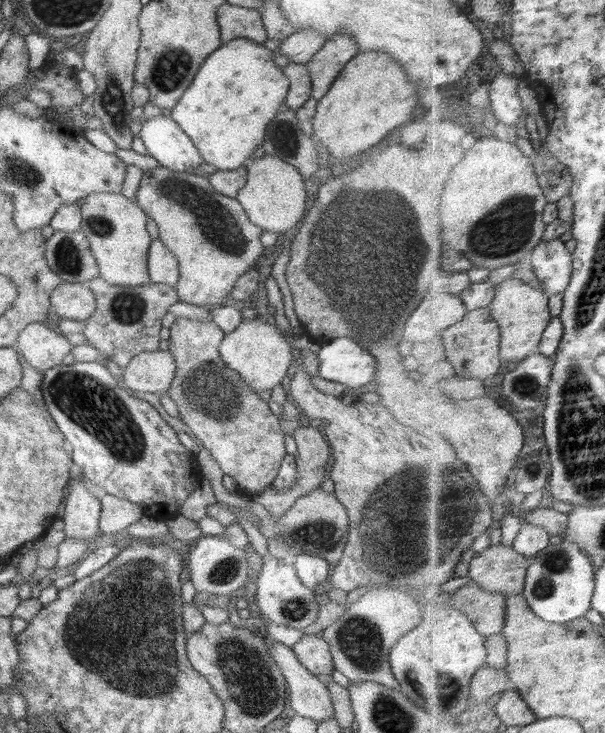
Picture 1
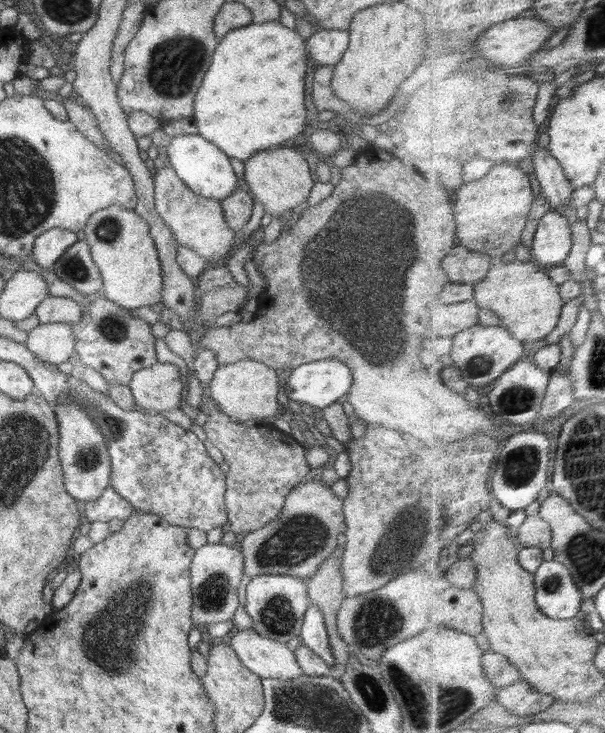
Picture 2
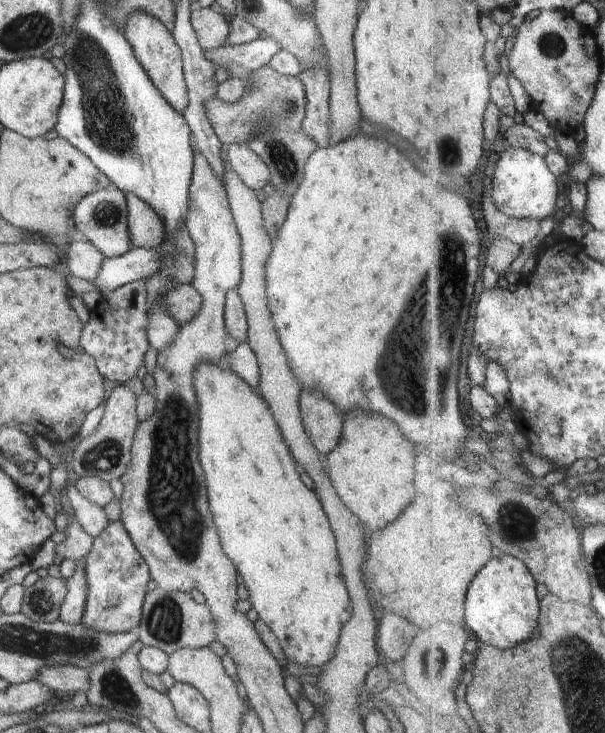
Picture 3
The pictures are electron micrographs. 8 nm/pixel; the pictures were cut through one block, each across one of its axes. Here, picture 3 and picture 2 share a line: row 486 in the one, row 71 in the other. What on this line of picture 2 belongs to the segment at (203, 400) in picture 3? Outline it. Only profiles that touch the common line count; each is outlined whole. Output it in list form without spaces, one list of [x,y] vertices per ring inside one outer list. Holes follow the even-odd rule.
[[[279,20],[250,23],[230,30],[219,40],[212,64],[204,74],[202,86],[194,98],[192,121],[198,132],[208,142],[213,142],[229,157],[246,162],[255,152],[280,147],[286,140],[299,136],[308,125],[309,117],[304,107],[304,78],[308,56],[305,40]]]

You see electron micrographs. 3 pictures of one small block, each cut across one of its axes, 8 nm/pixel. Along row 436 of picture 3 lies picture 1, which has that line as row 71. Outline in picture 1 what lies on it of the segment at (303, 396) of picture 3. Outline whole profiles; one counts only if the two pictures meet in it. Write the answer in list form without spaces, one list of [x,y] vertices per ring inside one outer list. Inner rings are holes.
[[[346,34],[325,41],[322,48],[305,64],[312,83],[311,96],[319,101],[338,73],[358,52],[357,44]]]

